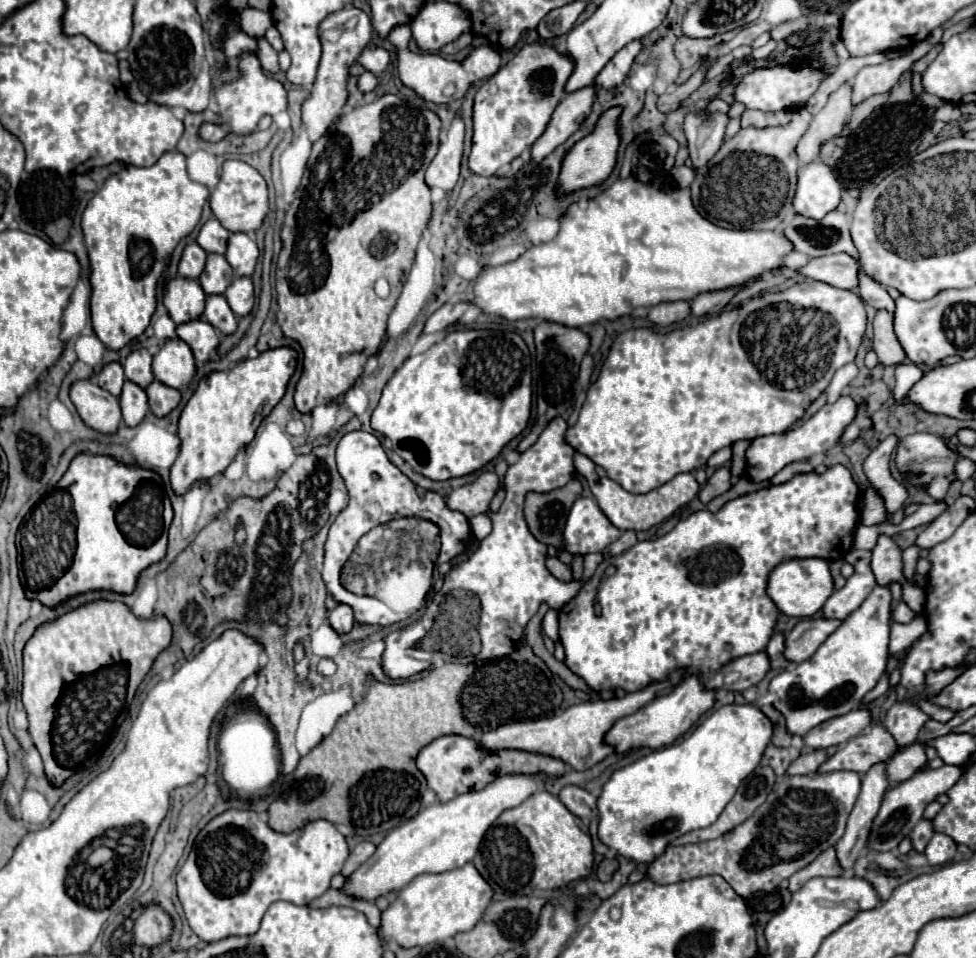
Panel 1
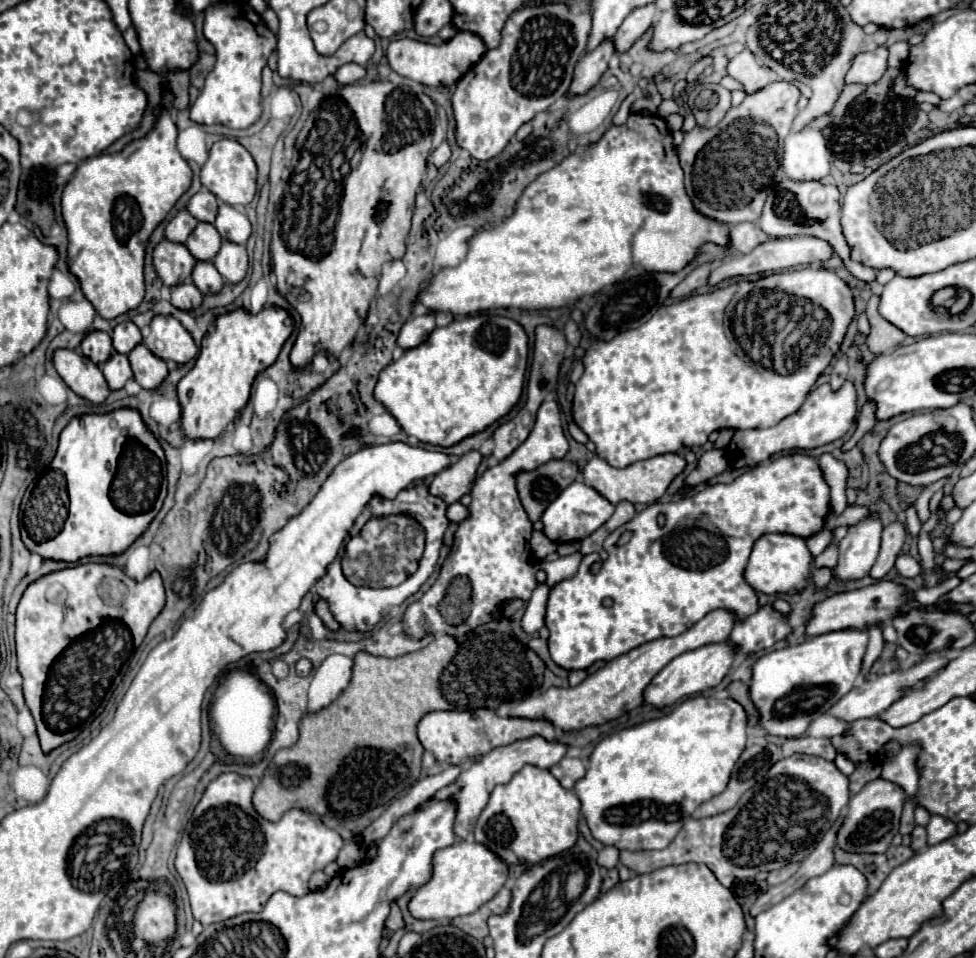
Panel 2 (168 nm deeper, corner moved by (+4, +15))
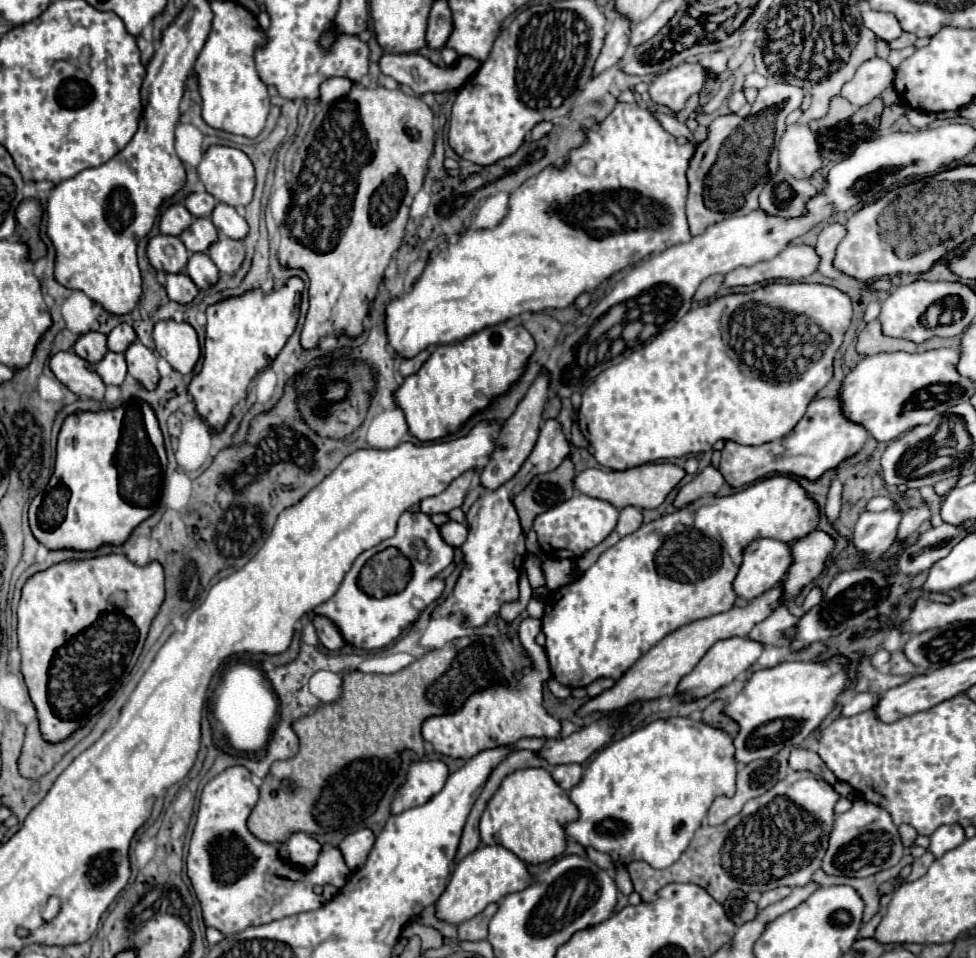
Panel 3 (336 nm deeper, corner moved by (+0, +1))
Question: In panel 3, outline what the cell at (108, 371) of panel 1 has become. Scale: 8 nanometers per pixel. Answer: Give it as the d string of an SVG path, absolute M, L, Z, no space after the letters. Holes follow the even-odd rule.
M87 332L87 334L83 334L75 342L73 350L83 360L87 360L91 364L97 364L109 352L109 348L107 348L107 336L99 334L99 332Z

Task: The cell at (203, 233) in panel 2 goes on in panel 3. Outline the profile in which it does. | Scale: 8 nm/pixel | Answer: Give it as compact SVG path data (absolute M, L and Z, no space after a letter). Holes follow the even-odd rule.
M197 218L193 226L181 234L181 240L189 252L207 252L217 238L217 230L209 218Z

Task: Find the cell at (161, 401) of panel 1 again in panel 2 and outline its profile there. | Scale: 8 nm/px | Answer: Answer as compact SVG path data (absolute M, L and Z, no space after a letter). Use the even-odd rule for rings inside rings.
M143 342L137 344L129 354L127 354L133 370L133 378L143 386L143 388L157 388L165 376L167 376L167 364L165 360L157 358Z

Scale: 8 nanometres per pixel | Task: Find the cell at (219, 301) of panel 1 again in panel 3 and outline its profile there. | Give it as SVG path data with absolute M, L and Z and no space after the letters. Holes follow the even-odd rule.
M191 254L185 274L189 274L189 278L195 282L195 286L199 290L205 290L205 288L217 284L217 280L219 280L219 270L207 254Z

